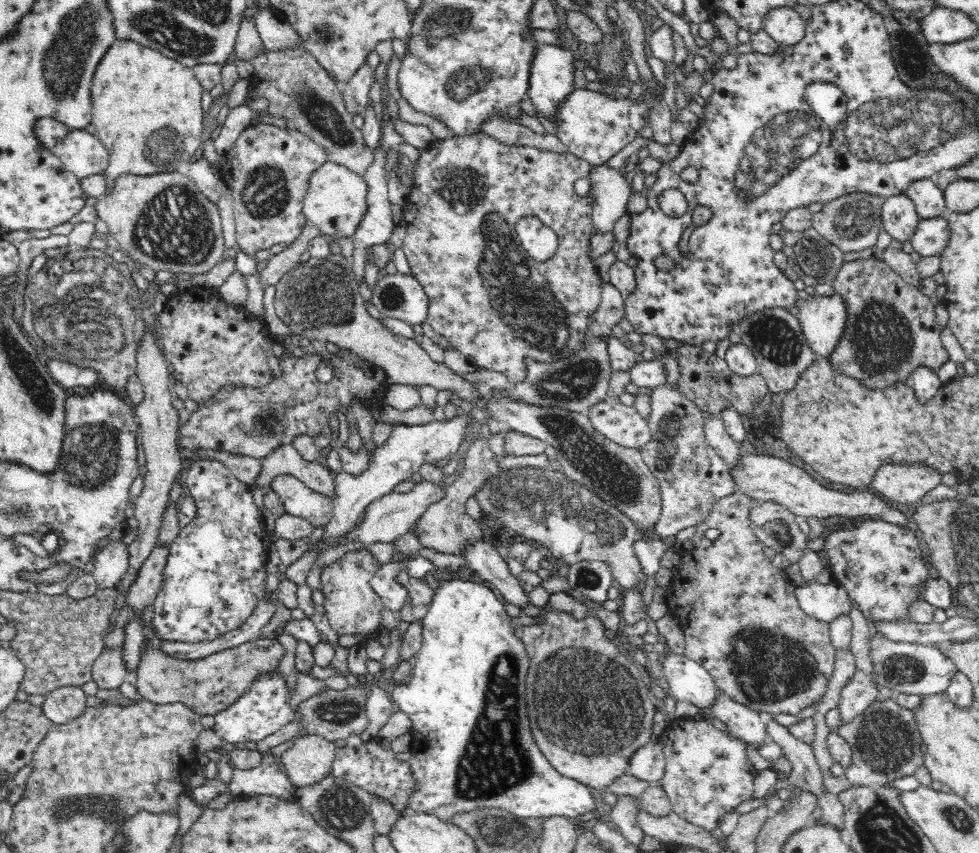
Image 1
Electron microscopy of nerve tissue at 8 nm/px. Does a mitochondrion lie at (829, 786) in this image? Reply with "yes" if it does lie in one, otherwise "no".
no

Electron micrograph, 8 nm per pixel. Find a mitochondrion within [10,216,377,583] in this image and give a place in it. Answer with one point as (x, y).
(83, 308)

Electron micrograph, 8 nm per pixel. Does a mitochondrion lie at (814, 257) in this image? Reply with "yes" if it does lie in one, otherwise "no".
yes

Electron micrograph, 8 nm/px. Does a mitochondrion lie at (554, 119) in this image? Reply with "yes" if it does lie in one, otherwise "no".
no

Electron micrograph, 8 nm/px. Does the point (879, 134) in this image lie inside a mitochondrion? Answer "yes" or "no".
yes

